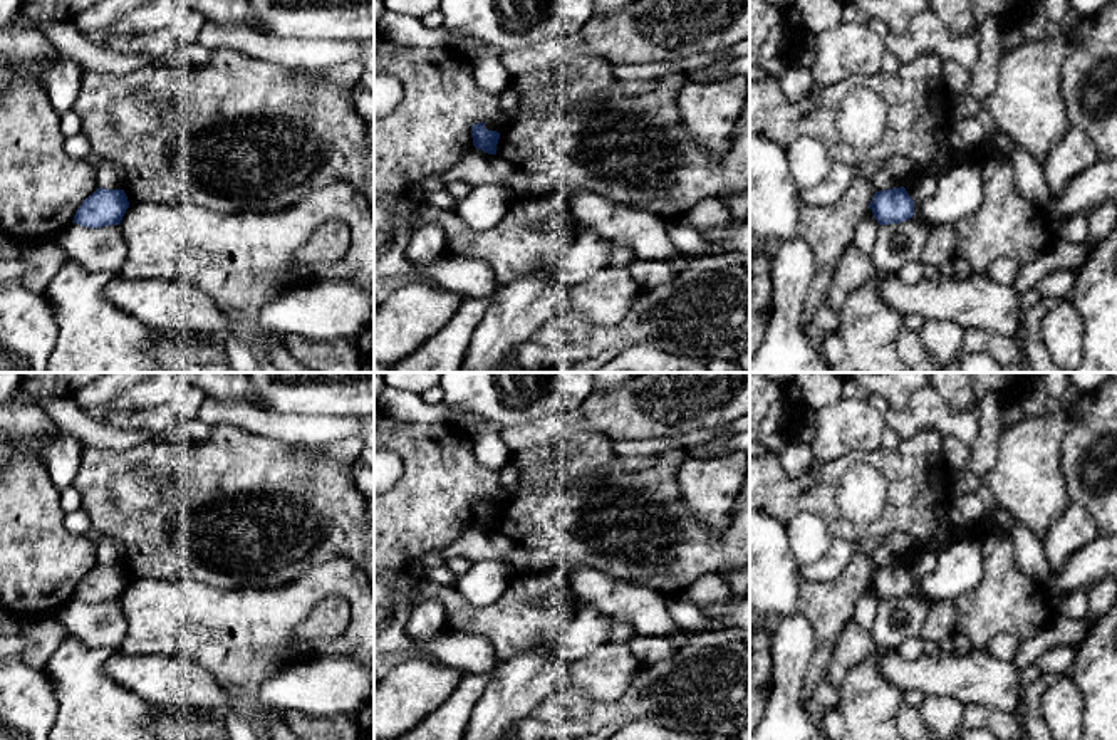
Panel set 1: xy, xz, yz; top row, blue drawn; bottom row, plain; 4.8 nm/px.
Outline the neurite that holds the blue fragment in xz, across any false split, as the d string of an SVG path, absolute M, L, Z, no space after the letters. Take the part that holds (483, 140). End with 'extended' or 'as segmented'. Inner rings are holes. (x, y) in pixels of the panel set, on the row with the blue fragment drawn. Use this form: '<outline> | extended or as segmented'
M478 122L471 126L471 138L473 138L473 146L476 149L481 149L488 154L496 154L496 144L500 139L500 133L488 131L485 128L485 122Z | as segmented

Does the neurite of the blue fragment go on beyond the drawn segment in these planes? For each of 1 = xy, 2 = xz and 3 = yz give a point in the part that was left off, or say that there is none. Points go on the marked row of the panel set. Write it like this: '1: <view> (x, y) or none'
1: none
2: none
3: none

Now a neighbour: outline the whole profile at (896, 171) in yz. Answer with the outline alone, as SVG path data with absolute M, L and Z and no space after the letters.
M892 156L884 164L867 169L875 191L901 188L916 176L936 176L933 171L921 169L906 156Z

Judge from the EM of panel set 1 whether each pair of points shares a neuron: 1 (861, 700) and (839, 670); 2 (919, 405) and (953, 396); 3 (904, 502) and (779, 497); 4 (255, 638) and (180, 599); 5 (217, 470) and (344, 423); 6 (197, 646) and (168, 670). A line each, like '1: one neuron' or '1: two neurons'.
1: two neurons
2: two neurons
3: one neuron
4: one neuron
5: two neurons
6: two neurons

